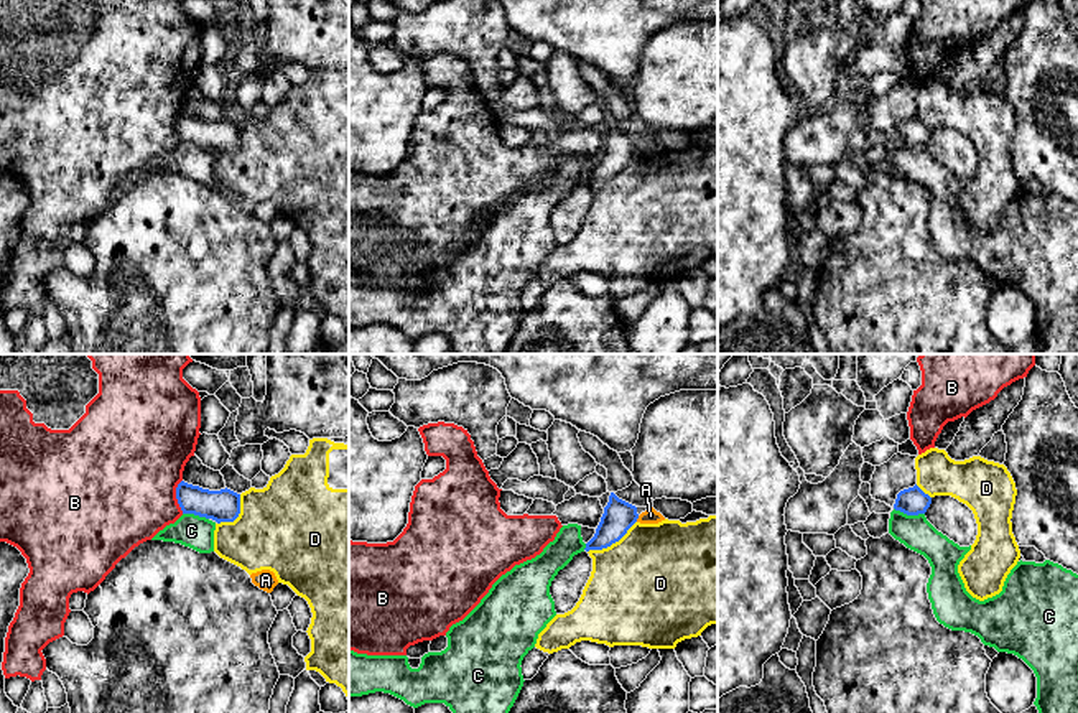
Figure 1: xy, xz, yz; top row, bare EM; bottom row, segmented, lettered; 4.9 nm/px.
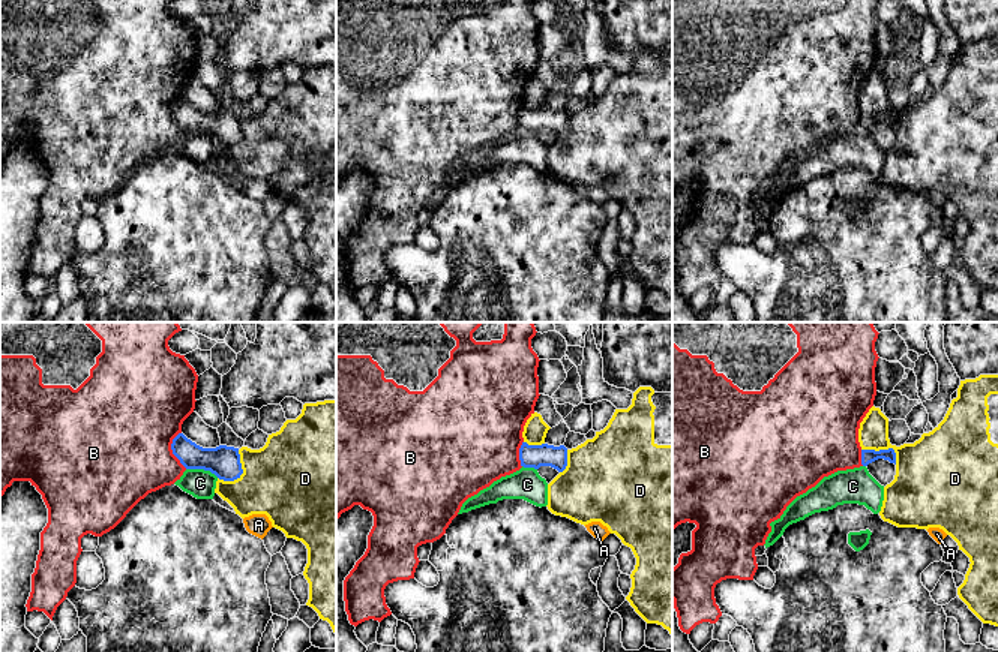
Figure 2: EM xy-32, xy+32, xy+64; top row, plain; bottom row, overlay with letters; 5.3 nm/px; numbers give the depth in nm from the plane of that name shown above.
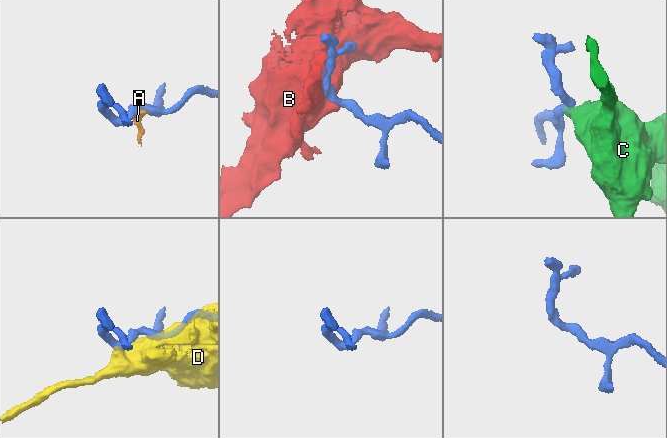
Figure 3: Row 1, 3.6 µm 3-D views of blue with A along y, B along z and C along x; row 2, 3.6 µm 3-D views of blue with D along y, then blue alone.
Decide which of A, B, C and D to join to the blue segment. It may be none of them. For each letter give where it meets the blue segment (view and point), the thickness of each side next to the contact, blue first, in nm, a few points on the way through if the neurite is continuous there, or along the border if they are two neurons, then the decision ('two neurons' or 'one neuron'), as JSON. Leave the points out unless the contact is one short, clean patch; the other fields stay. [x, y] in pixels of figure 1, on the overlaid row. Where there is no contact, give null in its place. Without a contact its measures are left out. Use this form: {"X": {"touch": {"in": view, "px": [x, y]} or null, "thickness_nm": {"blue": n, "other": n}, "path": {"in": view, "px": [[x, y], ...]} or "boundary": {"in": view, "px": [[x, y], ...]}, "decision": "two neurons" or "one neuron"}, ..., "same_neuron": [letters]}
{"A": {"touch": {"in": "xz", "px": [637, 517]}, "thickness_nm": {"blue": 160, "other": 80}, "boundary": {"in": "xz", "px": [[639, 516], [636, 521]]}, "decision": "two neurons"}, "B": {"touch": {"in": "xy", "px": [176, 496]}, "thickness_nm": {"blue": 160, "other": 500}, "decision": "two neurons"}, "C": {"touch": {"in": "yz", "px": [909, 514]}, "thickness_nm": {"blue": 140, "other": 170}, "boundary": {"in": "yz", "px": [[894, 507], [907, 514], [924, 514]]}, "decision": "two neurons"}, "D": {"touch": {"in": "xz", "px": [613, 542]}, "thickness_nm": {"blue": 160, "other": 480}, "decision": "two neurons"}, "same_neuron": []}

